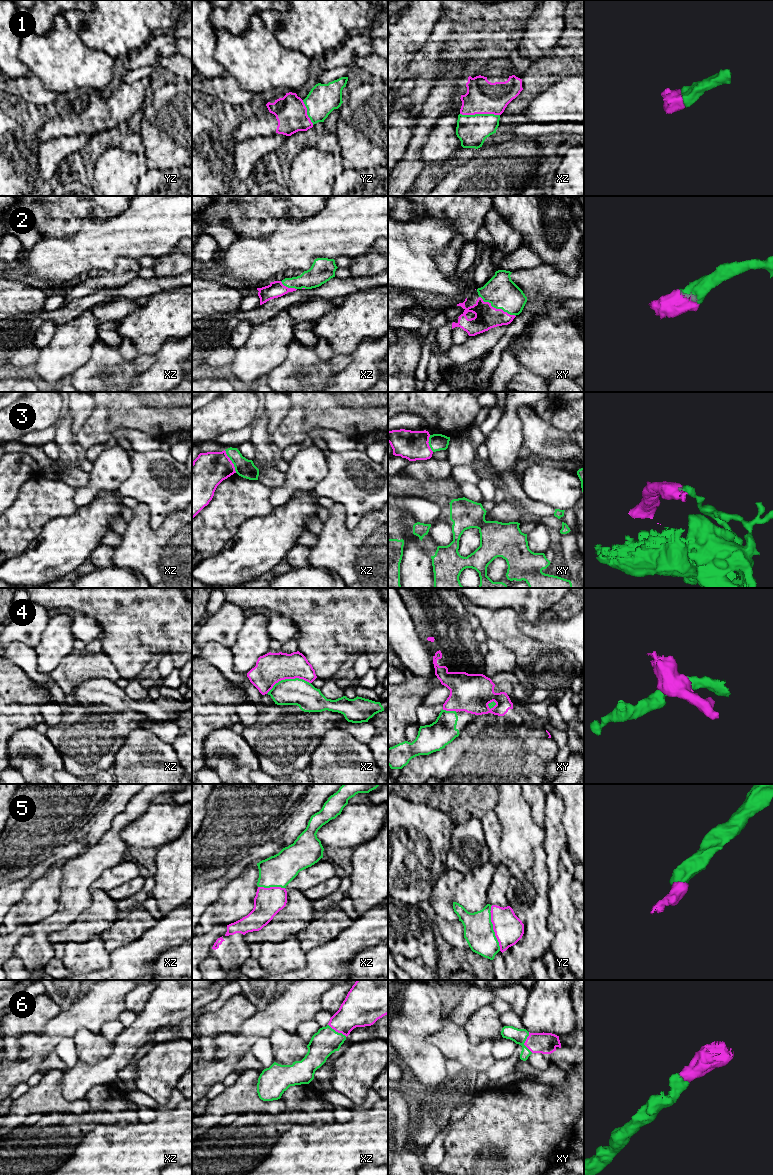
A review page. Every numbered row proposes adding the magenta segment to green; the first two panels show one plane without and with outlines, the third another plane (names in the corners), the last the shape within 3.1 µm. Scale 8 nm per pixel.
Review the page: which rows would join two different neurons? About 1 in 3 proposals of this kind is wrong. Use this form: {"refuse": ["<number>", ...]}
{"refuse": ["3", "4"]}

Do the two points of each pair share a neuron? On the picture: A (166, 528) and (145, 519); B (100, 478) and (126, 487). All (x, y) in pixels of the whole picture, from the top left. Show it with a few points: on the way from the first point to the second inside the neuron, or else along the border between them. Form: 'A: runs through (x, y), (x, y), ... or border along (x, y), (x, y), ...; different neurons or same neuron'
A: runs through (159, 532), (152, 532), (146, 526); same neuron
B: border along (132, 465), (132, 473), (117, 490); different neurons

